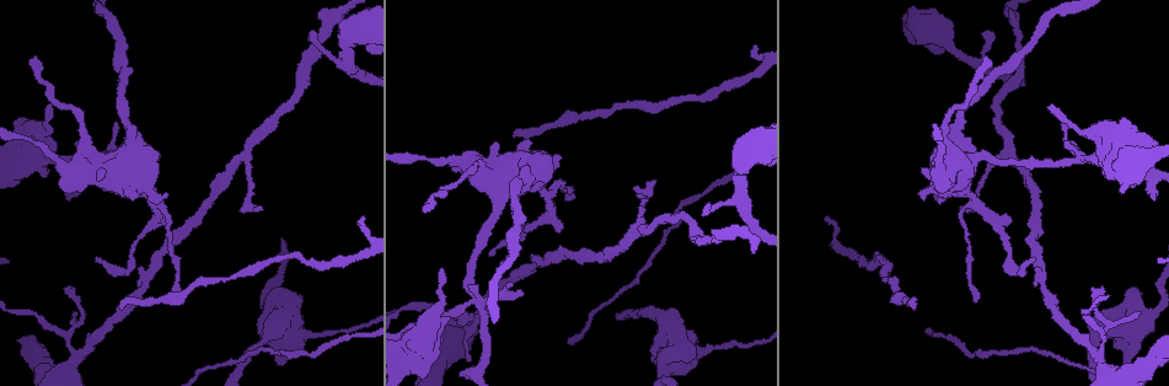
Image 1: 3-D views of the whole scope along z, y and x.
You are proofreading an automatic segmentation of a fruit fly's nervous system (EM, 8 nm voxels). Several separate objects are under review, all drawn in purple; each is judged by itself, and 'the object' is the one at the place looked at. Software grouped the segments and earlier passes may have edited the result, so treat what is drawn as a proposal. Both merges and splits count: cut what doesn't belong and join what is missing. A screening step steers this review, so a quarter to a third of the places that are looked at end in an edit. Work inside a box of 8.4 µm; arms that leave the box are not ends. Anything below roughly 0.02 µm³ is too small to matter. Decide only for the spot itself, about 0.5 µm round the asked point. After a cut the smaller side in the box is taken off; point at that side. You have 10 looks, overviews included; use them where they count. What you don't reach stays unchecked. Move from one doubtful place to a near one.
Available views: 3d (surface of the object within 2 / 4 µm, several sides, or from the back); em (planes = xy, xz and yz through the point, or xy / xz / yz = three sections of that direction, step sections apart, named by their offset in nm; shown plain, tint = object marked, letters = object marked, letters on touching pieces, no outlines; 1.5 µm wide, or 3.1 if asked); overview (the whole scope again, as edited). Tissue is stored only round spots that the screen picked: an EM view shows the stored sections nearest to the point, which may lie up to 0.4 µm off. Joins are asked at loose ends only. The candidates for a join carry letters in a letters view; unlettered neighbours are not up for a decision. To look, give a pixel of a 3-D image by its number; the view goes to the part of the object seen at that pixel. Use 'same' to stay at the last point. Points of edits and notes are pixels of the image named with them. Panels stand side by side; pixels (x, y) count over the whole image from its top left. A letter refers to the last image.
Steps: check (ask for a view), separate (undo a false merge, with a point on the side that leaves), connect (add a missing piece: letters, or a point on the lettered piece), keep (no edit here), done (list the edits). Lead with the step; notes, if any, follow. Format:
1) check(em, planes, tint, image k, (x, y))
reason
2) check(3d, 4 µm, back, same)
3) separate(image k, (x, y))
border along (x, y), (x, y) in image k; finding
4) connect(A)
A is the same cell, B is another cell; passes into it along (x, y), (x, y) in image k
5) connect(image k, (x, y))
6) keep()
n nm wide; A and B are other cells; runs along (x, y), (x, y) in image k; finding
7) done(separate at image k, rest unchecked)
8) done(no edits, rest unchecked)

check(em, planes, letters, image 1, (528, 145))
branch stops here

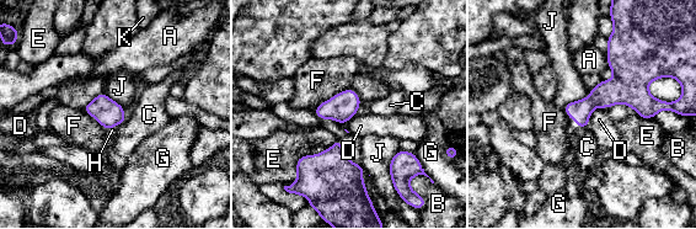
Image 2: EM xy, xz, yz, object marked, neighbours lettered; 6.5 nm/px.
connect(H)
H is the same cell, A, B, C, D, E, F, G, J and K are other cells; it goes on there

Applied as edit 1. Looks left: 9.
check(em, xy, step 8, letters, image 1, (1035, 260))

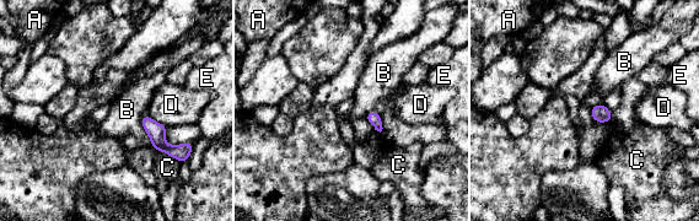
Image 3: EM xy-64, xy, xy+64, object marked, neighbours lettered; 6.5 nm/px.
keep()
120 nm wide; A, B, C, D and E are other cells; border along (155, 150), (161, 150), (178, 161) in image 3; no lettered piece goes on from it

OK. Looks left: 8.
check(3d, 4 µm, image 1, (660, 317))
calibre changes

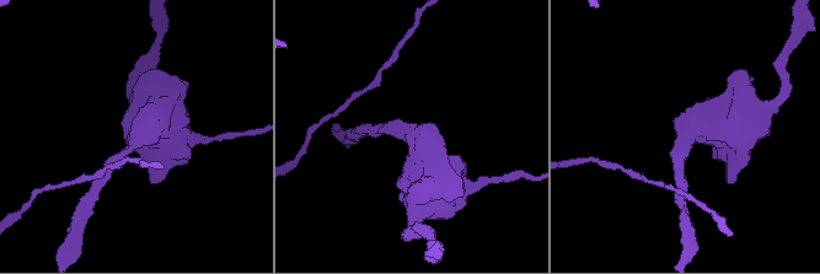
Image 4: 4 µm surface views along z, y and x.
check(em, planes, letters, image 4, (135, 138))
need the tissue

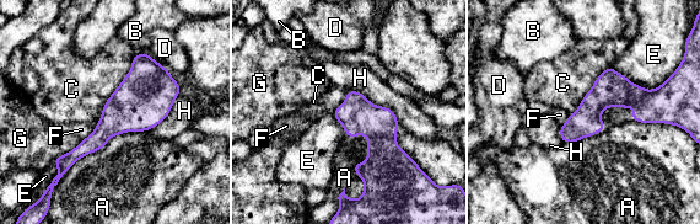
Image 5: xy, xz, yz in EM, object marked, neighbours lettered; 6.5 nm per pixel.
keep()
A, B, C, D, E, F, G and H are other cells; border along (134, 54), (97, 122) in image 5; one neuron here

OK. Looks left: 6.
check(3d, 4 µm, image 1, (1078, 157))
sharp bend

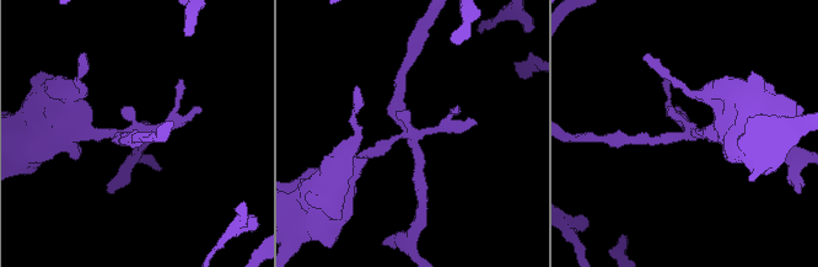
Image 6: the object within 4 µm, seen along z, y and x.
check(em, xz, step 8, tint, image 6, (688, 131))

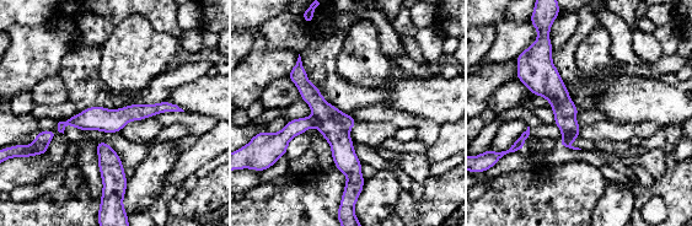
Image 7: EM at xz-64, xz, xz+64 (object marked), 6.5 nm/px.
check(em, planes, letters, same)

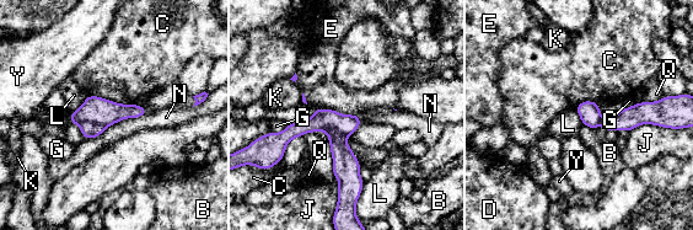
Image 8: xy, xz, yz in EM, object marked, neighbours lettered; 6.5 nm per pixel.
separate(image 8, (95, 108))
140 nm wide; B, C, D, E, G, J, K, L, N, Q and Y are other cells; border along (79, 123), (97, 122), (106, 127) in image 8; a second neuron is stuck on

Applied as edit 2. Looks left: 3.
done(connect at image 2, separate at image 8, rest unchecked)

